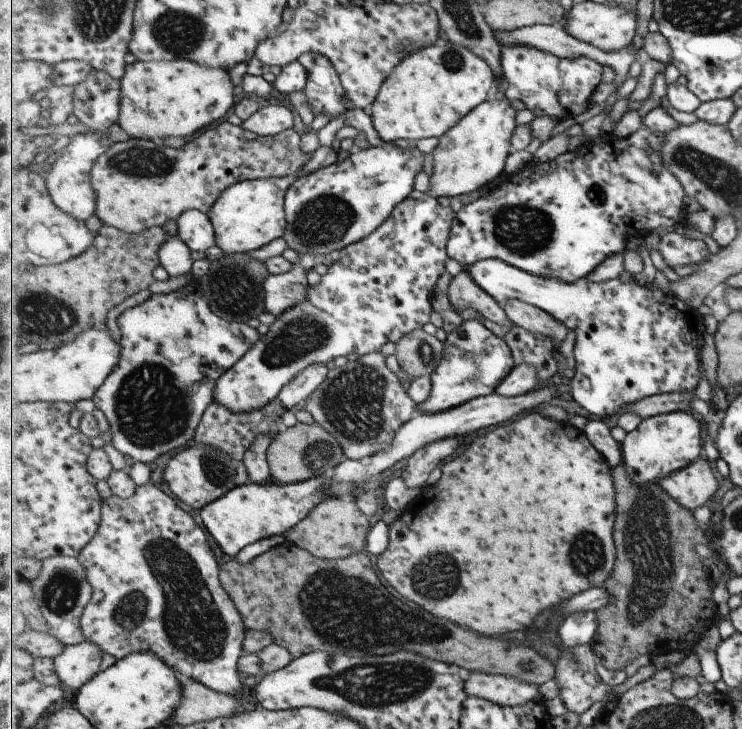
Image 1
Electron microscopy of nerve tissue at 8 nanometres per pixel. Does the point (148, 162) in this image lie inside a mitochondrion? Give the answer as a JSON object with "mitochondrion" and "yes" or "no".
{"mitochondrion":"yes"}

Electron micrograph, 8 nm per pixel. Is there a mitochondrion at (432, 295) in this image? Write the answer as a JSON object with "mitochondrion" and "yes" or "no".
{"mitochondrion":"no"}

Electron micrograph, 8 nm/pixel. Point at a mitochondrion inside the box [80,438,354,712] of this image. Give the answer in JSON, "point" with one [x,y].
{"point":[194,626]}

